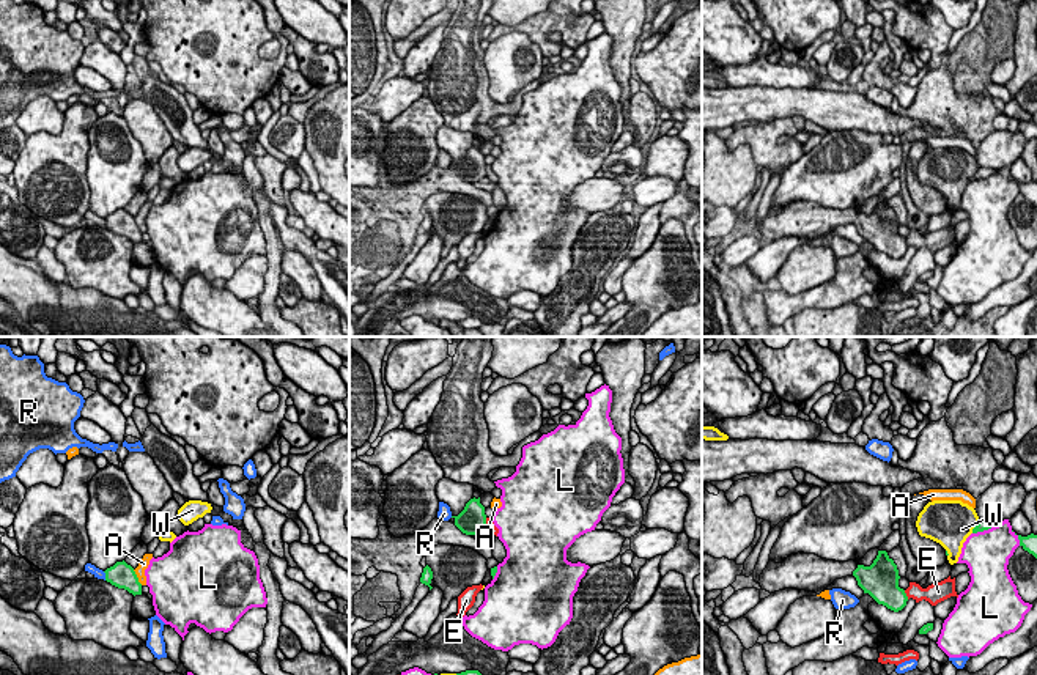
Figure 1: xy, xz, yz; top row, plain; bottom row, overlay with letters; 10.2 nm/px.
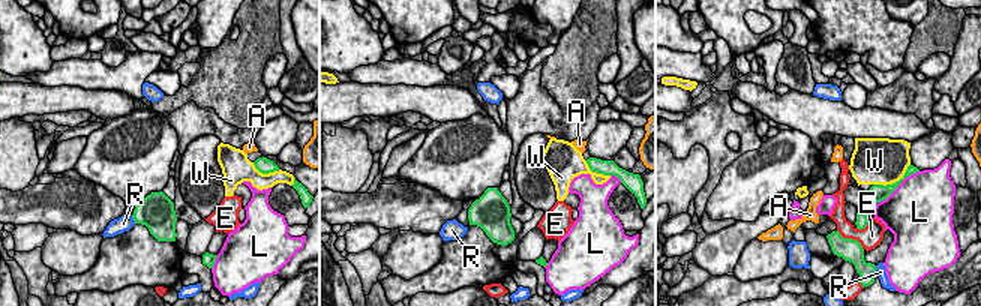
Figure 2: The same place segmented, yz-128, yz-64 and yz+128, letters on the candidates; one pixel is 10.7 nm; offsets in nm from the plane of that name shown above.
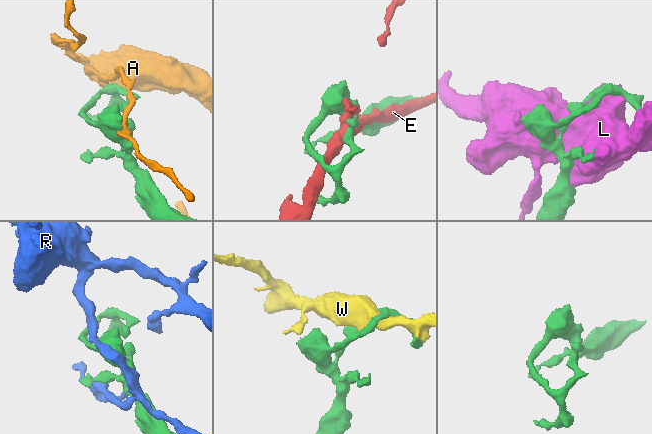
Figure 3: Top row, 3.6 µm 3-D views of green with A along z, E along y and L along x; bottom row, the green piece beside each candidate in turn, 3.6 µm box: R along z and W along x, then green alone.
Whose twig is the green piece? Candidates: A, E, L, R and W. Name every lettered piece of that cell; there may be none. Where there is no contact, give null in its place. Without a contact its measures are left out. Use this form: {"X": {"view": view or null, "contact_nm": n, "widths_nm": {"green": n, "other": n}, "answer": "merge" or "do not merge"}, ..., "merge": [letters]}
{"A": {"view": "xy", "contact_nm": 190, "widths_nm": {"green": 260, "other": 100}, "answer": "do not merge"}, "E": {"view": "yz", "contact_nm": 110, "widths_nm": {"green": 320, "other": 160}, "answer": "do not merge"}, "L": {"view": "yz", "contact_nm": 280, "widths_nm": {"green": 120, "other": 460}, "answer": "do not merge"}, "R": {"view": "xy", "contact_nm": 100, "widths_nm": {"green": 260, "other": 100}, "answer": "do not merge"}, "W": {"view": "yz", "contact_nm": 170, "widths_nm": {"green": 120, "other": 440}, "answer": "do not merge"}, "merge": []}

